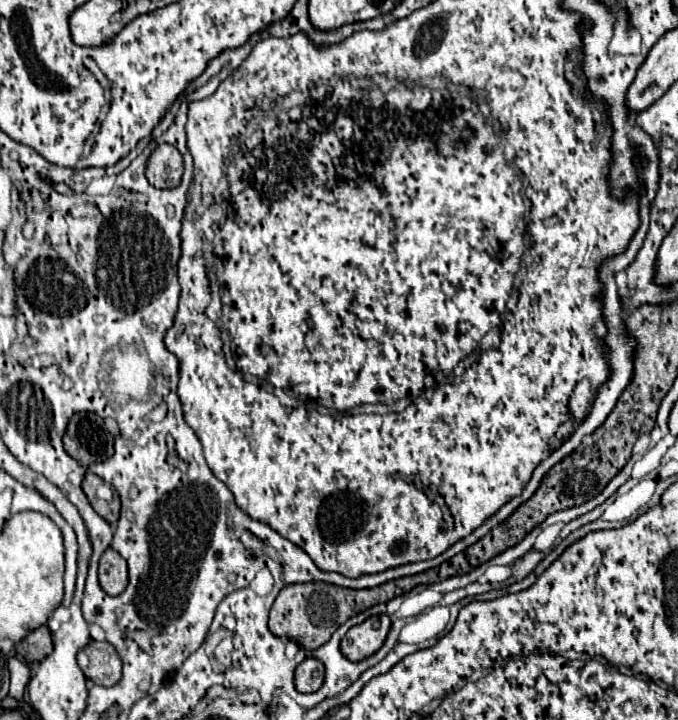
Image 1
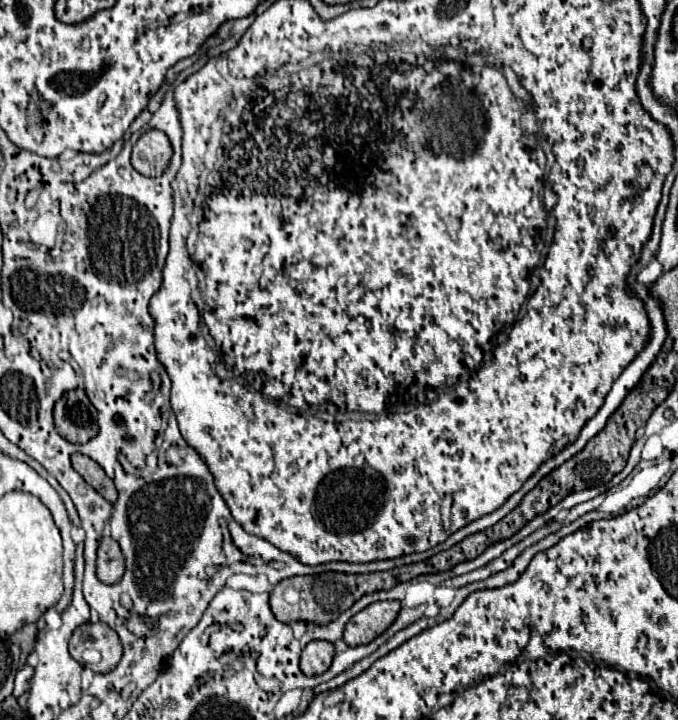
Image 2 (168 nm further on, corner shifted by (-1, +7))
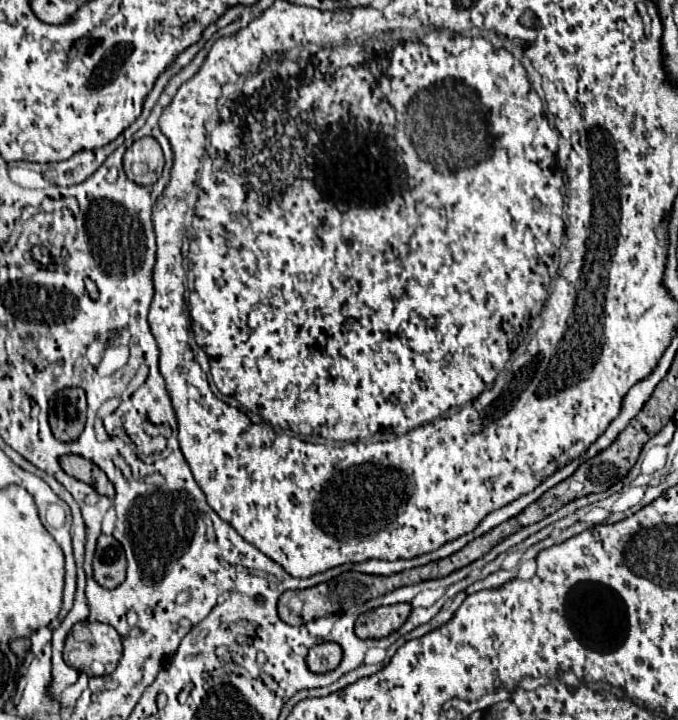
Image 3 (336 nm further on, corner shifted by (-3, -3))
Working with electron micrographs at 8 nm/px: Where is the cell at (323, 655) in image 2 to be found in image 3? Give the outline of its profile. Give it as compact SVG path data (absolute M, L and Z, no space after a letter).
M321 642L321 644L315 644L309 654L307 654L307 668L311 672L329 672L333 670L335 666L339 666L343 658L343 650L337 642Z

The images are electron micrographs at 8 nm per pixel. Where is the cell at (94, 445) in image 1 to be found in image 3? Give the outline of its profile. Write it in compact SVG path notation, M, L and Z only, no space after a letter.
M63 388L49 402L49 424L53 436L61 442L79 438L85 426L85 392L81 388Z

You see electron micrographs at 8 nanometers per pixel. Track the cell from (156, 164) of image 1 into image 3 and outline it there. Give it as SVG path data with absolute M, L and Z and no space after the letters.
M155 138L135 140L123 154L123 168L129 180L141 186L155 184L163 170L163 152Z

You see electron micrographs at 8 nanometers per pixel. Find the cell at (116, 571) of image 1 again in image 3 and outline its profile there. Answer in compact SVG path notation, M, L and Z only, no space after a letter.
M101 534L93 558L95 580L105 588L115 588L125 580L125 568L127 562L123 546L113 536Z

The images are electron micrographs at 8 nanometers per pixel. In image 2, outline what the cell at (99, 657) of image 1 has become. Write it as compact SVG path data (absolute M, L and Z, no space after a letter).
M87 622L73 632L71 642L69 642L69 652L81 664L83 664L81 652L85 648L95 648L101 652L101 662L97 664L97 672L101 672L101 674L111 672L123 656L123 646L119 642L117 632L111 630L103 622L97 622L97 624Z

